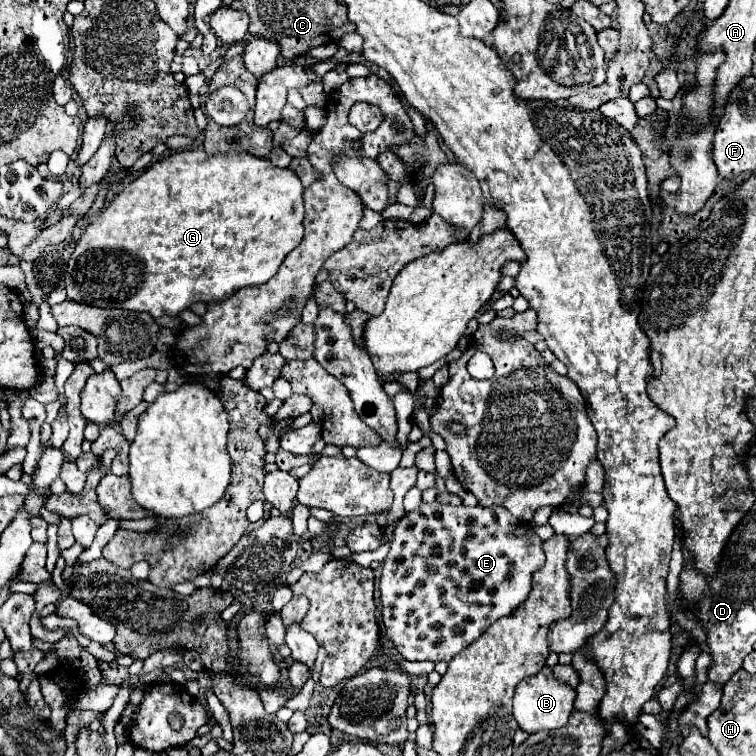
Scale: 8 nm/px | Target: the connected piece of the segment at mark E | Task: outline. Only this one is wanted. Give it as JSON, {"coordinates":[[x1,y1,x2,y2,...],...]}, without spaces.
{"coordinates":[[422,502,414,512,408,512,398,522,398,526,394,530,394,542,390,546,390,552,382,562,382,578,380,578,382,612,380,614,382,614,384,634,394,642,396,650,402,654,404,660,432,660,432,662,444,660,444,662,450,662,452,656,456,656,468,644,472,644,492,622,496,622,502,616,508,616,518,604,522,604,522,600,526,600,526,596,530,592,530,576,532,576,532,572,536,572,542,566,542,560,544,560,542,540,530,530,528,524,510,516,510,512,506,512,506,508,500,508,500,506,466,508,466,506,446,506,446,504,438,504,438,502,432,502,432,504]]}

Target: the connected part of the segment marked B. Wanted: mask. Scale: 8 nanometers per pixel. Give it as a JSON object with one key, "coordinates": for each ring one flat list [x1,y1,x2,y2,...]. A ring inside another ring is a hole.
{"coordinates":[[544,666,536,676,526,678,518,684,516,694,514,694,514,718,516,718,518,726,528,734,534,734,540,730,560,728,568,722,568,718,572,714,574,698,576,698,576,692,568,684,554,680,552,668]]}

